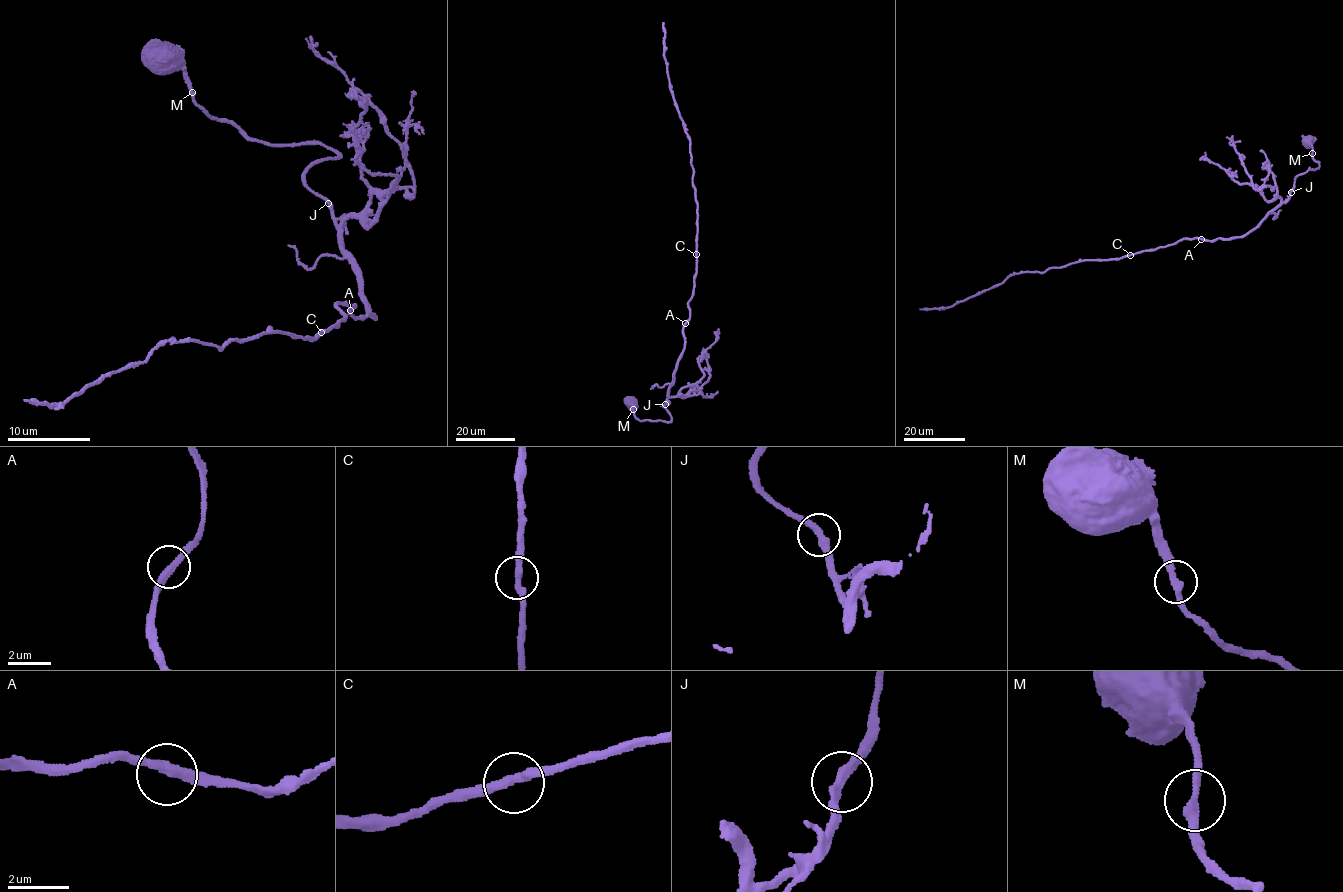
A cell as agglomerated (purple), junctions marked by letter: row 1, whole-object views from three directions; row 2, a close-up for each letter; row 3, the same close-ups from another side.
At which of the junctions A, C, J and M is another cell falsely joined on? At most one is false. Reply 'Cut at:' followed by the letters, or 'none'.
Cut at: none

